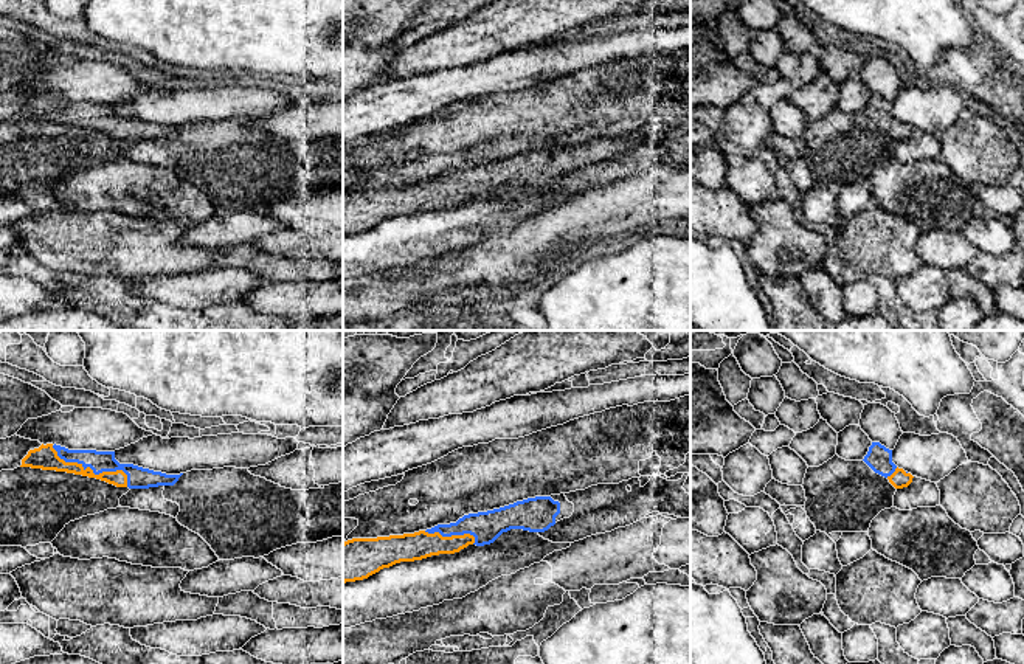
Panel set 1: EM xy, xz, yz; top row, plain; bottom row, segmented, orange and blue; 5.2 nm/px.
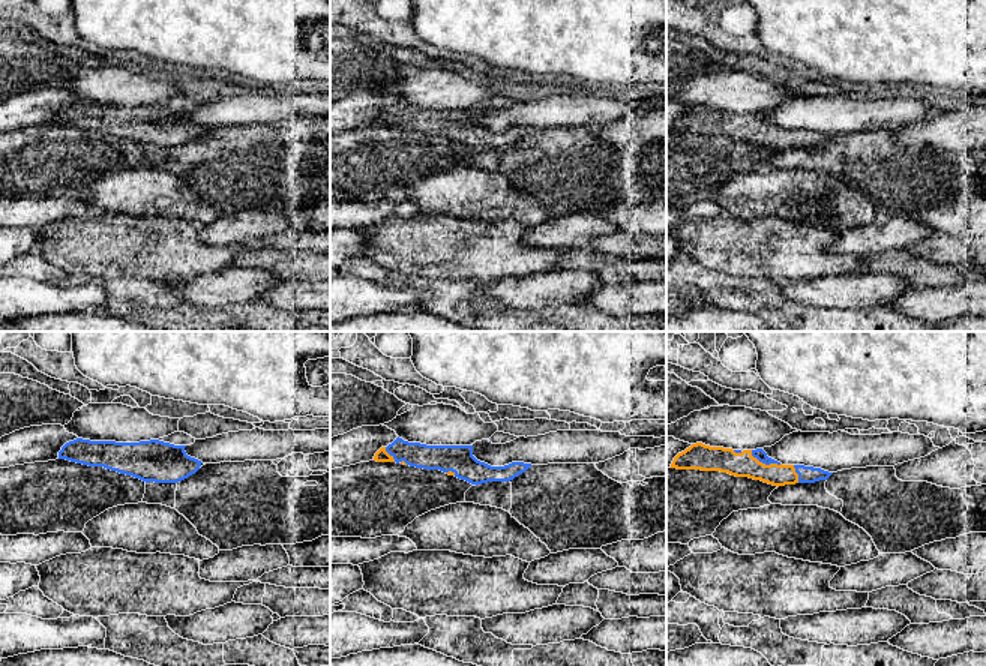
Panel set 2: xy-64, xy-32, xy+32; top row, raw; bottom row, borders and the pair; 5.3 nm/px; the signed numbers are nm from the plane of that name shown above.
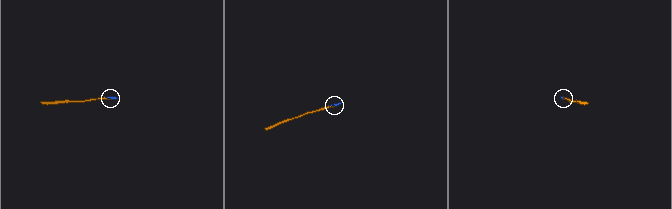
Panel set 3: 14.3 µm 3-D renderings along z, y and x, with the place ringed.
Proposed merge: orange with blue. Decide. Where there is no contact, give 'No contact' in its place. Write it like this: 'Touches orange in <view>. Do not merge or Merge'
Touches orange in xy. Merge

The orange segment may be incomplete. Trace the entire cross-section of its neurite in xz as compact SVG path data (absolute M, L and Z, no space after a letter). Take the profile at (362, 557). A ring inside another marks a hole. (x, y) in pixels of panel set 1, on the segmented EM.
M560 493L469 514L456 523L438 524L414 534L352 538L343 543L343 583L368 579L400 562L455 554L469 545L490 545L510 529L545 532L557 521L569 518L573 512L574 504Z

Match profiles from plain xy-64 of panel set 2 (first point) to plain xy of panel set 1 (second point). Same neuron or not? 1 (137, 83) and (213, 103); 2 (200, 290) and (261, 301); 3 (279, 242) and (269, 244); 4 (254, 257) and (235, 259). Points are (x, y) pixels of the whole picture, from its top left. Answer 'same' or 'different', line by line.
1: different
2: different
3: same
4: same

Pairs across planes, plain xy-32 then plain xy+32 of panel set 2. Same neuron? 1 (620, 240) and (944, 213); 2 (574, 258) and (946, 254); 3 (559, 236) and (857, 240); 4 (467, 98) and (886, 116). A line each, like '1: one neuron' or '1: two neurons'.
1: two neurons
2: two neurons
3: one neuron
4: two neurons

